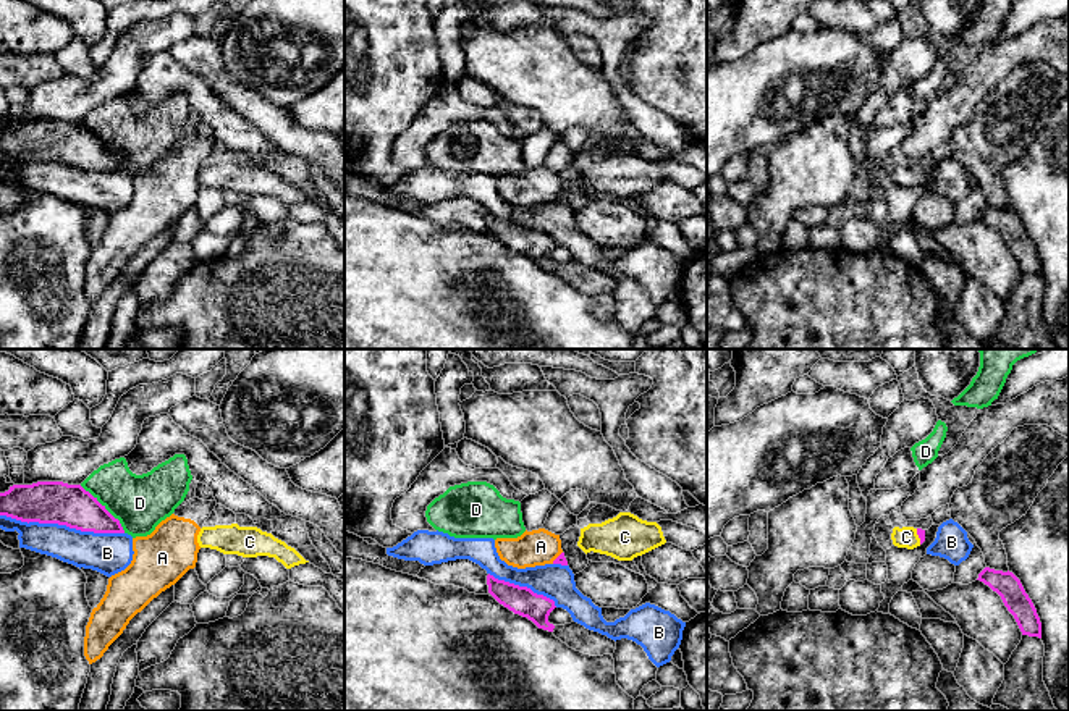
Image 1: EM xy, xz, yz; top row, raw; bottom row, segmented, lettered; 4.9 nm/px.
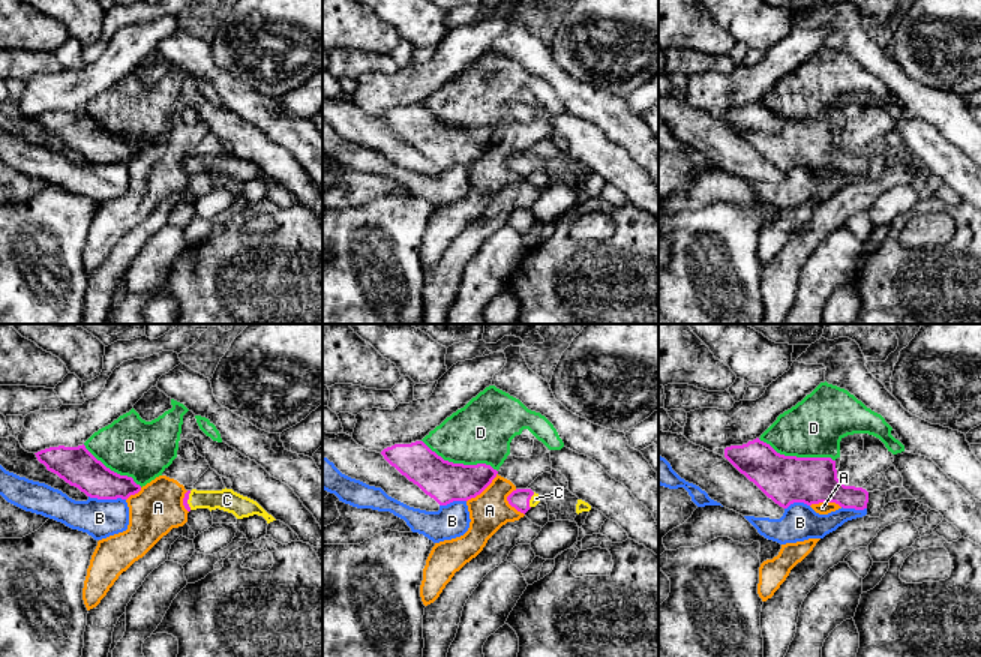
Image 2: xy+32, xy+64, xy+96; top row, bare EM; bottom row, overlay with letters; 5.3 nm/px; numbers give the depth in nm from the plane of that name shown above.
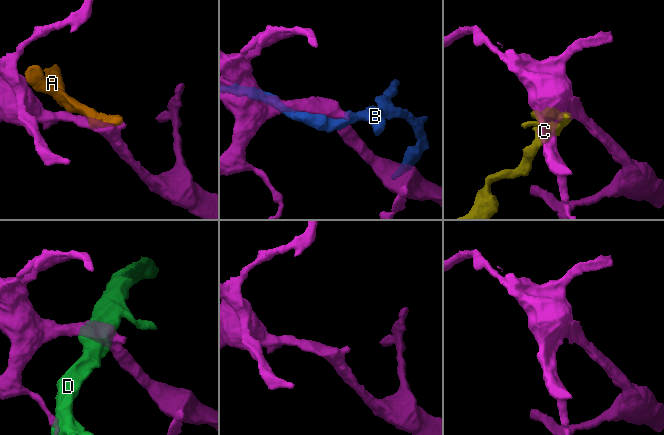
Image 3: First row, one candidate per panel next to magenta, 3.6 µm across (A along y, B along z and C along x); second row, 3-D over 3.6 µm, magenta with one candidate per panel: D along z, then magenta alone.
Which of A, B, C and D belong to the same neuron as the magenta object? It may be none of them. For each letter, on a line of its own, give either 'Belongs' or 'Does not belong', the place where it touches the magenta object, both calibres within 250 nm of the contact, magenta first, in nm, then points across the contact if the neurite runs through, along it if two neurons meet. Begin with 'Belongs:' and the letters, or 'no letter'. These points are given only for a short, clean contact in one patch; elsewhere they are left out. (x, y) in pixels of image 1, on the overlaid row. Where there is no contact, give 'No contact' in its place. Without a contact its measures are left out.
Belongs: C
A: Does not belong. Touches magenta at xz (557, 558). Thickness 50 nm (magenta) against 180 nm. Boundary: xz (561, 551), (552, 563)
B: Does not belong. Touches magenta at xy (62, 524). Thickness 200 nm (magenta) against 190 nm
C: Belongs. Touches magenta at yz (919, 537). Thickness 40 nm (magenta) against 110 nm. Path across: yz (921, 532), (919, 537), (906, 537)
D: Does not belong. Touches magenta at xy (104, 508). Thickness 200 nm (magenta) against 280 nm

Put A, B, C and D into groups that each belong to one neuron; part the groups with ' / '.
A / B / C / D

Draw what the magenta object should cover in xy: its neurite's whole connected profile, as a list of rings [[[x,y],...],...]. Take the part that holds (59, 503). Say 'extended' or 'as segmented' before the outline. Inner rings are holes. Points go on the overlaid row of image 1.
as segmented | [[[37,482],[0,493],[0,515],[21,522],[58,524],[81,532],[125,533],[97,498],[81,485]]]

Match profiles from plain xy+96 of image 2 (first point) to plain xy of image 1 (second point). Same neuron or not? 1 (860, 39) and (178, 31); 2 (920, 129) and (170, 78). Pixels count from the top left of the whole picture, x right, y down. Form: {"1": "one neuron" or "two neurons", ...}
{"1": "two neurons", "2": "one neuron"}

